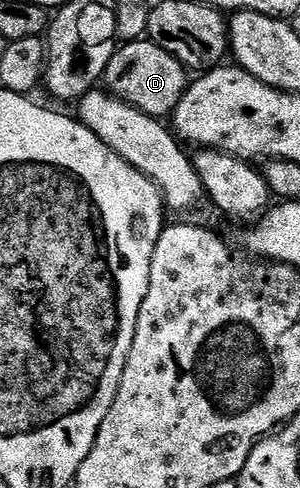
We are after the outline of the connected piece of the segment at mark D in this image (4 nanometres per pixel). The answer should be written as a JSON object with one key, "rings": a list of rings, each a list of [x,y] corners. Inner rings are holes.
{"rings":[[[127,41],[115,48],[106,68],[104,85],[113,97],[144,111],[144,115],[166,119],[173,114],[174,108],[186,93],[188,70],[180,63],[180,59],[168,55],[168,51],[164,51],[164,47],[160,47],[155,41]]]}

